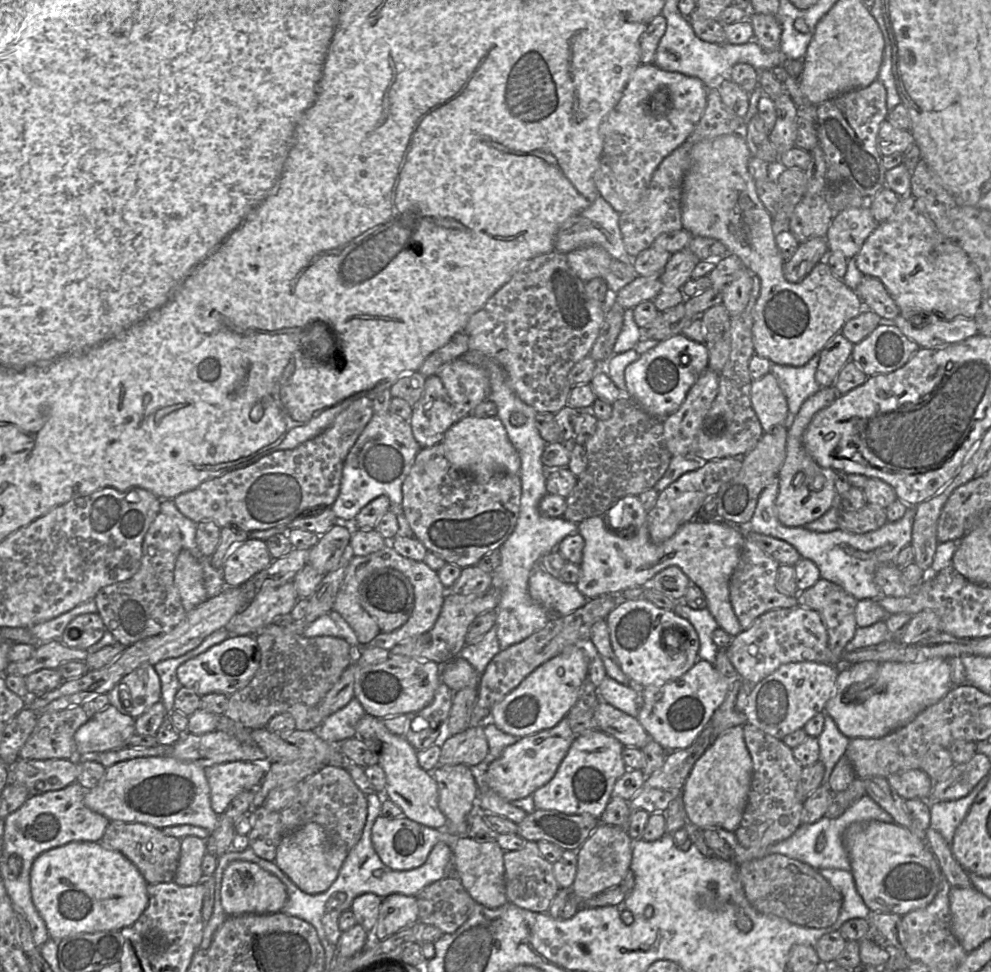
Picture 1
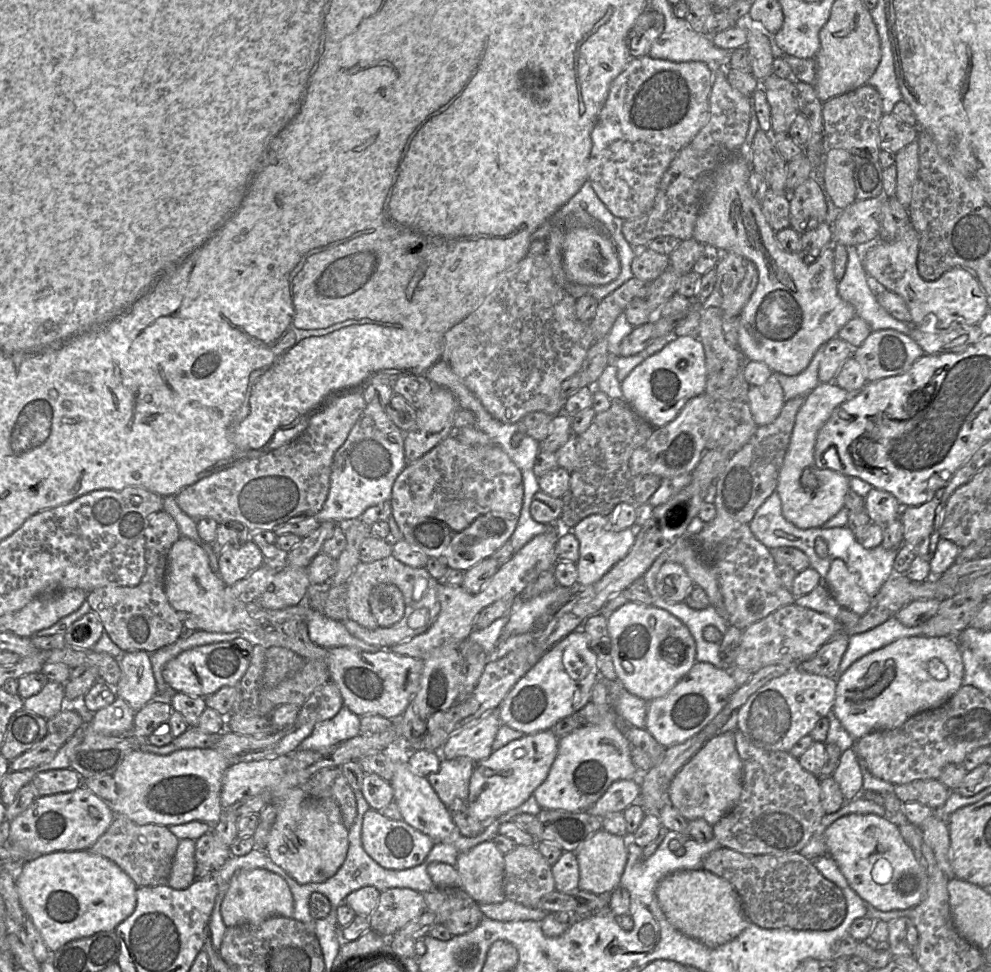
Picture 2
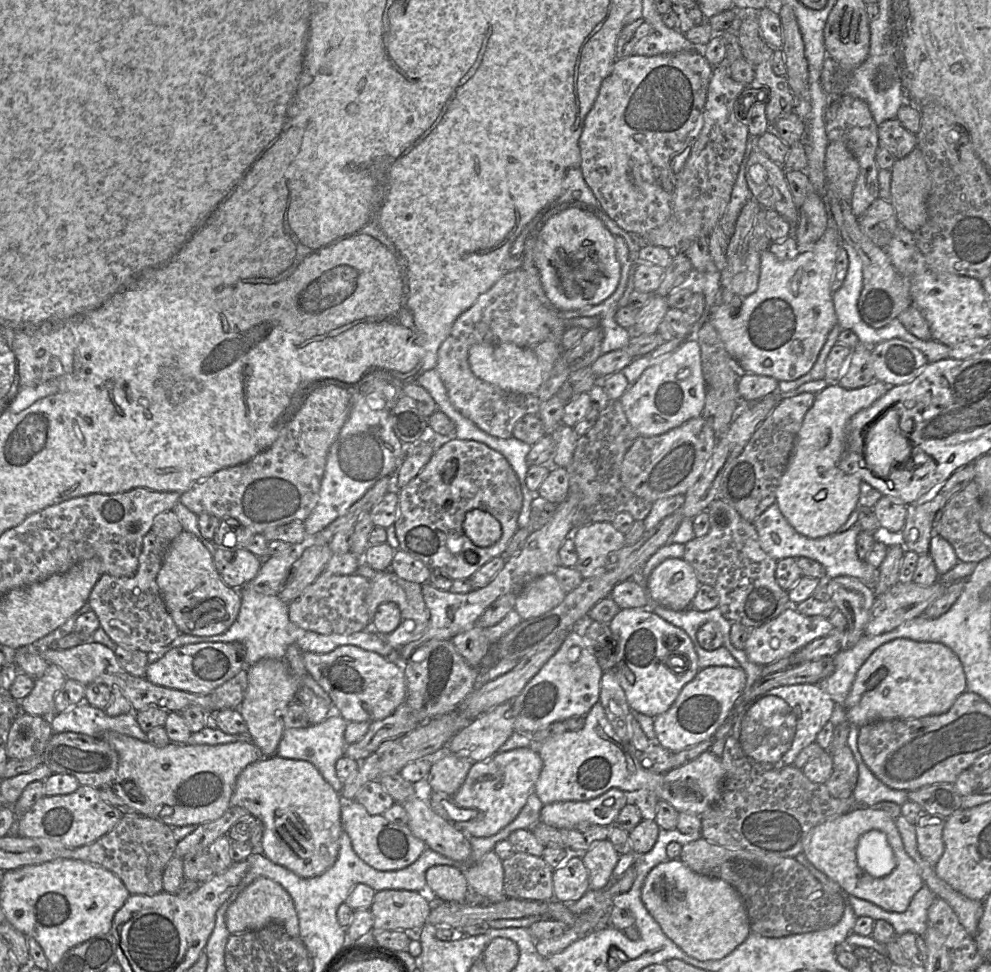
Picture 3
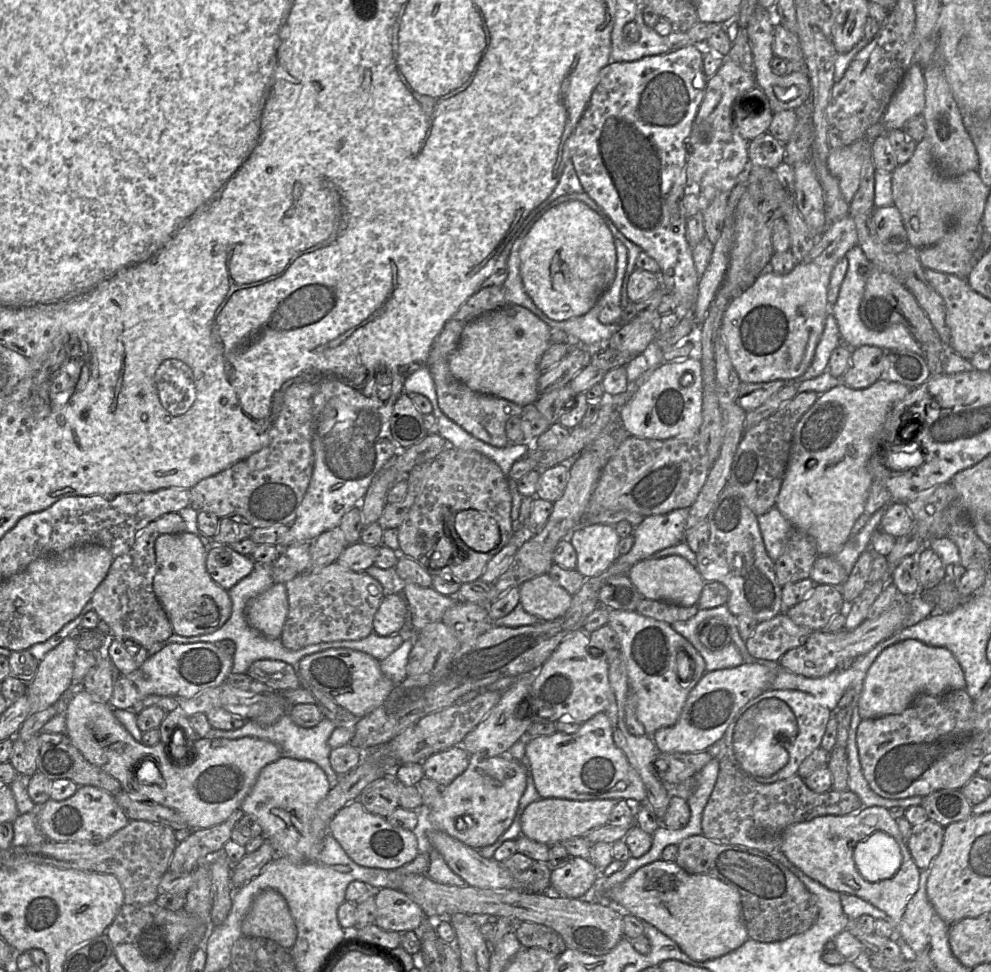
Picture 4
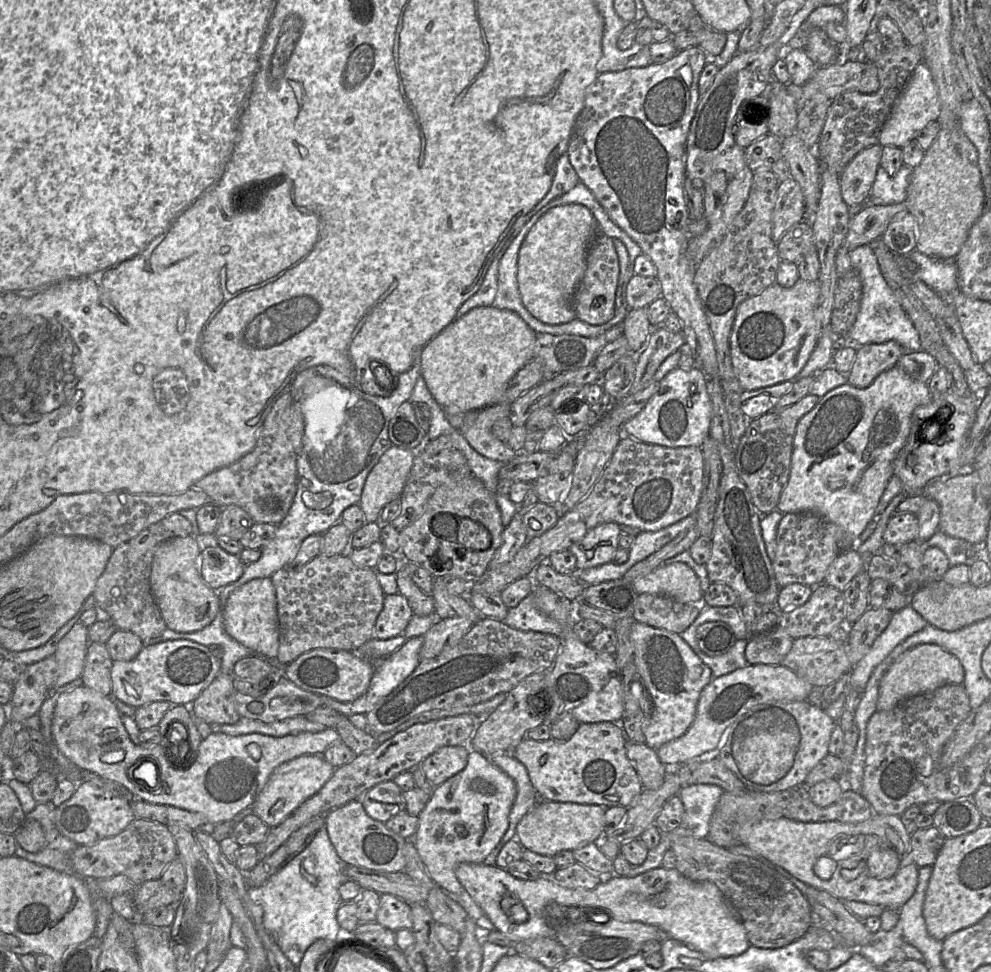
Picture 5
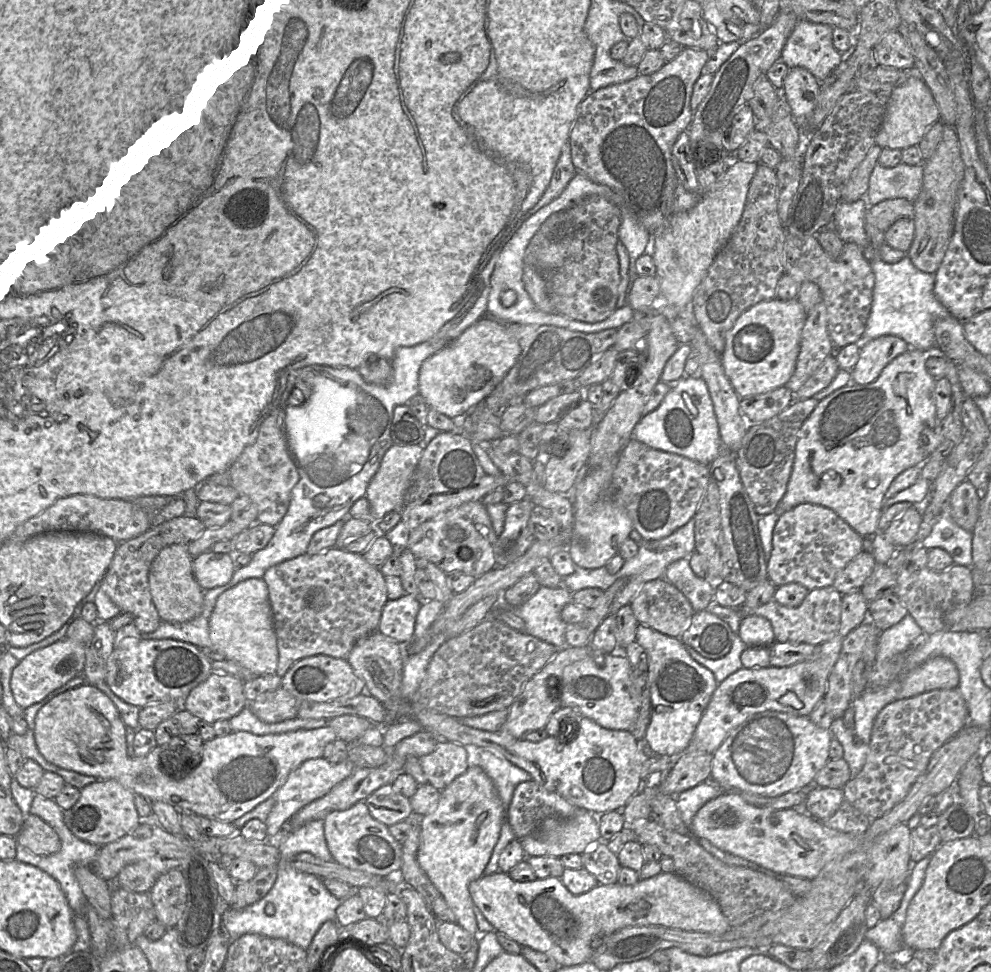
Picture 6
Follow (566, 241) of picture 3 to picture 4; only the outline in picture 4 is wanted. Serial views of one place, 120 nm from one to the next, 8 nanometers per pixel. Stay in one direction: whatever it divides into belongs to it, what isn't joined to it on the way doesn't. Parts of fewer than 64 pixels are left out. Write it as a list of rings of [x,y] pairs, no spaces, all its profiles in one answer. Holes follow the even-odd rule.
[[[586,192],[567,194],[557,198],[549,205],[539,207],[536,212],[527,217],[512,243],[507,261],[508,275],[503,284],[506,301],[508,304],[526,308],[522,304],[523,294],[526,291],[536,307],[550,320],[566,321],[582,316],[596,305],[616,277],[615,239],[621,241],[628,251],[628,263],[624,276],[627,280],[636,268],[635,263],[642,249],[628,240],[613,222],[607,221],[601,213],[602,209]]]

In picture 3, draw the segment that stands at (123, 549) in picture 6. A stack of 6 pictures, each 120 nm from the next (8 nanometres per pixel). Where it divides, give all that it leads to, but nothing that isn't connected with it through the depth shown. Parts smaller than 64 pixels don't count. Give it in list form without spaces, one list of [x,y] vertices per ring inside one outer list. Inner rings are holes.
[[[172,510],[158,514],[143,537],[135,574],[131,577],[102,574],[93,587],[88,604],[97,615],[100,626],[118,646],[145,653],[155,652],[169,645],[180,634],[163,602],[156,577],[170,543],[182,531],[182,525]]]

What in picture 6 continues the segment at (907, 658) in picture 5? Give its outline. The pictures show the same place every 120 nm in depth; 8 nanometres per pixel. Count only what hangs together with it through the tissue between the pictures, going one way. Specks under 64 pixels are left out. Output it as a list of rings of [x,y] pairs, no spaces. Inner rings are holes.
[[[935,657],[908,672],[902,680],[898,700],[941,689],[955,689],[959,685],[959,672],[953,661]]]

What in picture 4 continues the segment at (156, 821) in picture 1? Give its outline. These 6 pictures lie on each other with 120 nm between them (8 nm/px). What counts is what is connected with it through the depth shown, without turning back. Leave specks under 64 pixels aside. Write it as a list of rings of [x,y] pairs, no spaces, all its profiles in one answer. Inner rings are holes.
[[[84,689],[78,690],[68,703],[65,711],[66,732],[72,744],[91,764],[98,766],[118,780],[122,790],[132,799],[144,802],[155,802],[174,809],[192,829],[209,828],[225,821],[236,809],[240,808],[243,800],[253,789],[260,771],[268,764],[282,757],[277,745],[267,740],[244,737],[237,739],[198,738],[193,747],[178,752],[172,747],[171,751],[163,743],[145,746],[136,741],[122,726],[114,715],[114,709],[109,703],[96,702]],[[186,758],[191,760],[186,763]],[[142,761],[153,761],[160,772],[160,777],[154,778],[154,772],[149,766],[143,766]]]

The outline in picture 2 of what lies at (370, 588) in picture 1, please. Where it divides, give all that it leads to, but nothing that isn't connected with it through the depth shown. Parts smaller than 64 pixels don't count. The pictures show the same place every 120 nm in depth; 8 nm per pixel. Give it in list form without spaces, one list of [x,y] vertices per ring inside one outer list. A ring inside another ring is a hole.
[[[381,583],[373,587],[369,604],[380,627],[390,627],[396,624],[405,612],[403,594],[396,585],[391,583]]]

